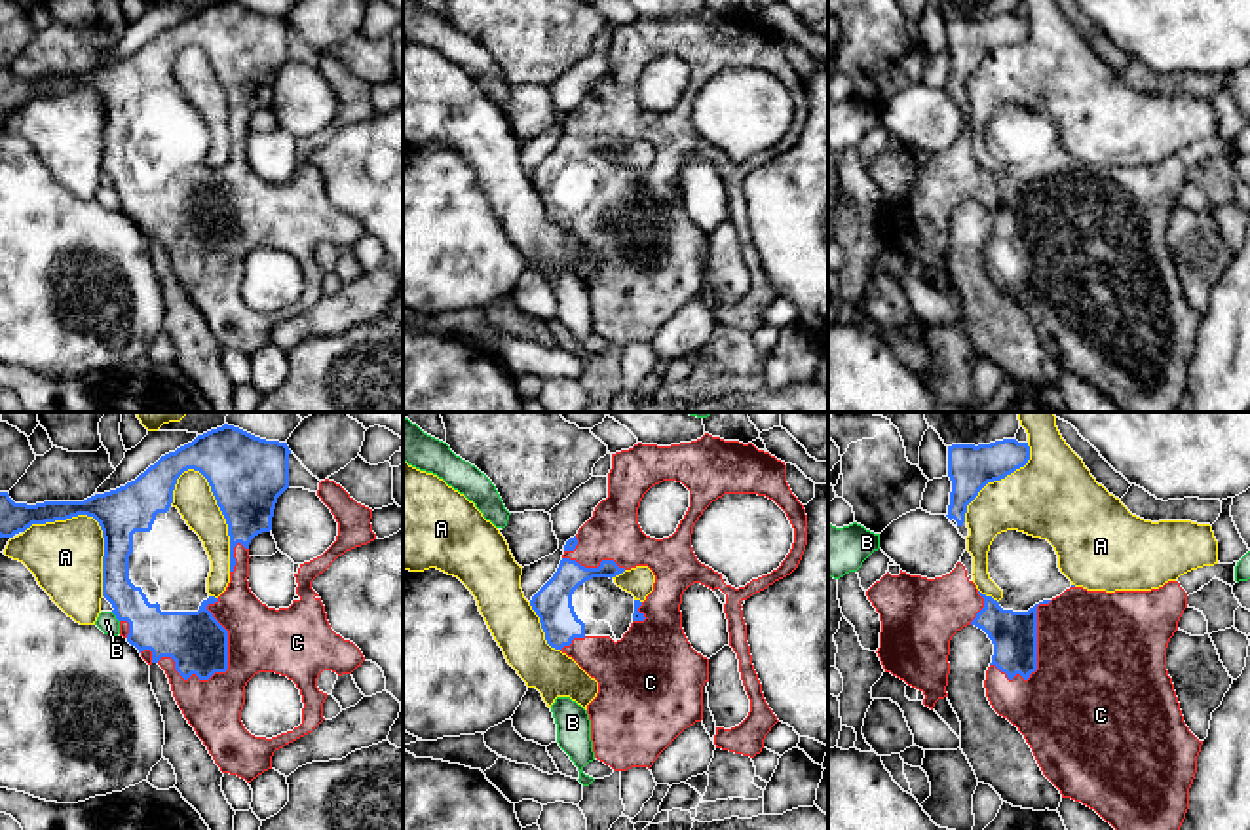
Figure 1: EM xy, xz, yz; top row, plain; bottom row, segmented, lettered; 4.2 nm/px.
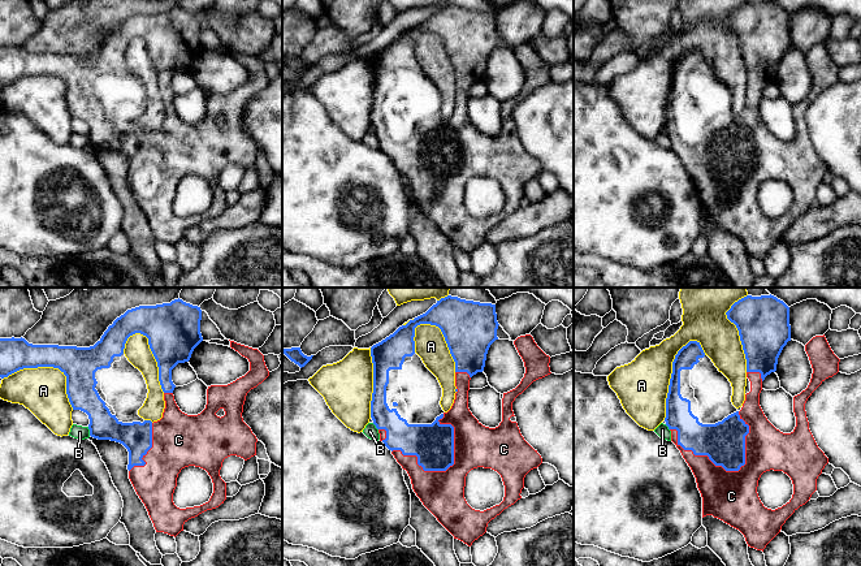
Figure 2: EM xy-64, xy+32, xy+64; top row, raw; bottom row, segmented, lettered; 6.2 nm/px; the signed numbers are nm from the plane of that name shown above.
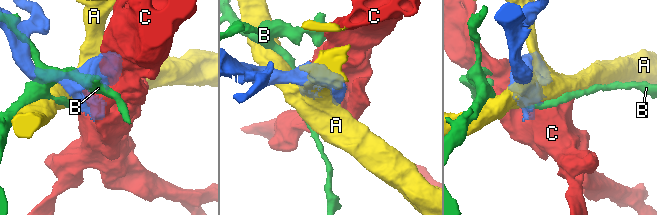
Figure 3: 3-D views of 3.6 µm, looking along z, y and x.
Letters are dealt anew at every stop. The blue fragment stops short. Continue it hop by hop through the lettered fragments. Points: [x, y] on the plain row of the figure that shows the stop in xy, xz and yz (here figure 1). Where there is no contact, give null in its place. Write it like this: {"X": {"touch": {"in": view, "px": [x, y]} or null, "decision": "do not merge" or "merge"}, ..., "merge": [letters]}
{"A": {"touch": {"in": "xy", "px": [97, 95]}, "decision": "do not merge"}, "B": {"touch": {"in": "xy", "px": [116, 192]}, "decision": "do not merge"}, "C": {"touch": {"in": "xy", "px": [225, 245]}, "decision": "merge"}, "merge": ["C"]}

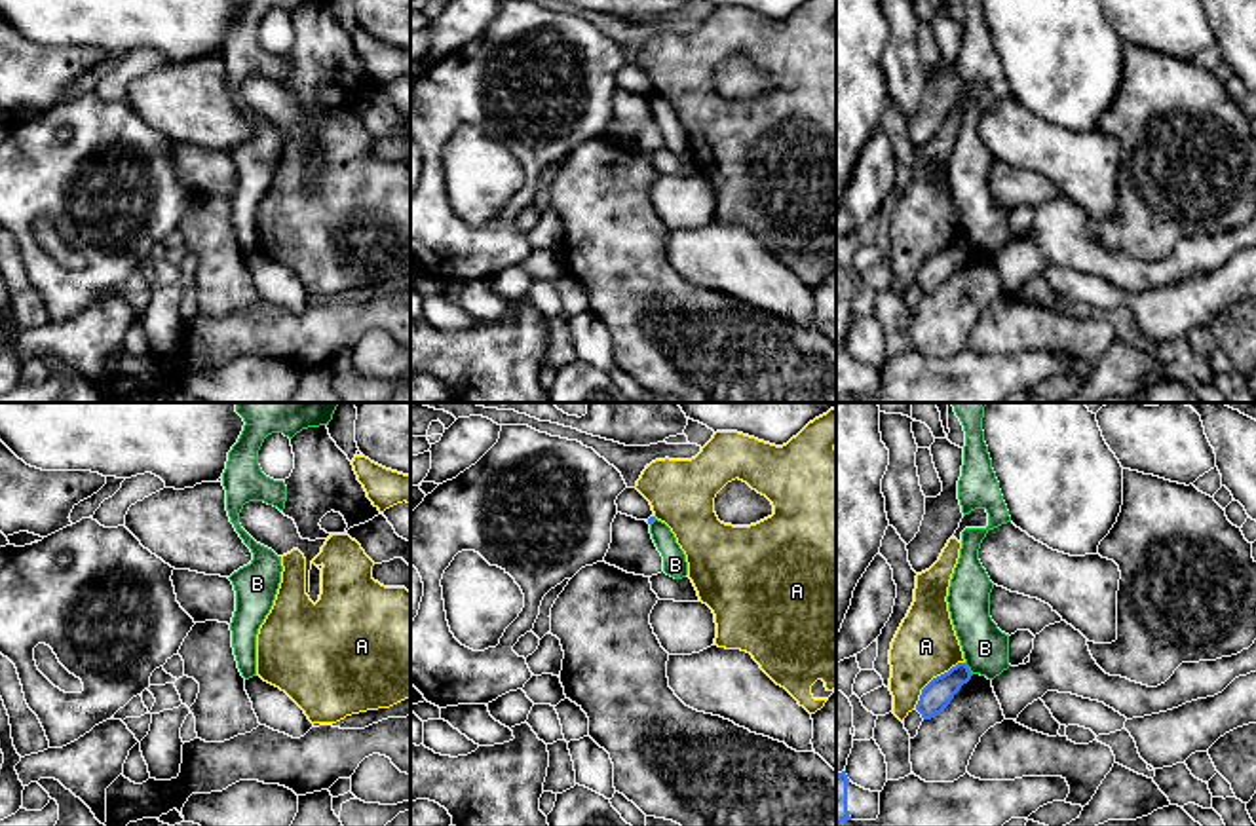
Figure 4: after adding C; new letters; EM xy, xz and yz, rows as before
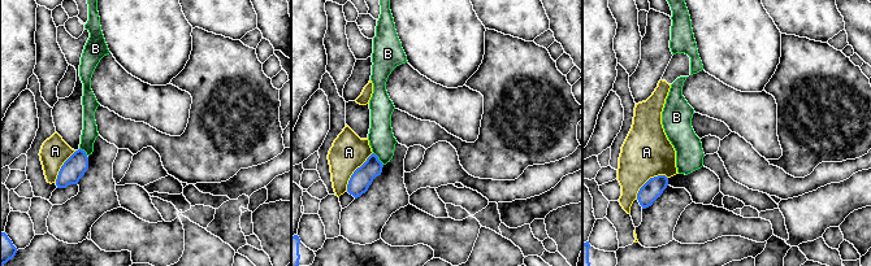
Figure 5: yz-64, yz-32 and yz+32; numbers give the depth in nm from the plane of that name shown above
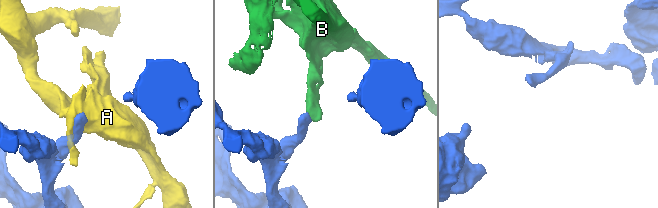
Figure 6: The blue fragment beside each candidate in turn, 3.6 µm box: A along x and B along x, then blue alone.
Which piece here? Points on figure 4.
{"A": {"touch": {"in": "yz", "px": [933, 253]}, "decision": "do not merge"}, "B": {"touch": {"in": "yz", "px": [968, 244]}, "decision": "do not merge"}, "merge": []}

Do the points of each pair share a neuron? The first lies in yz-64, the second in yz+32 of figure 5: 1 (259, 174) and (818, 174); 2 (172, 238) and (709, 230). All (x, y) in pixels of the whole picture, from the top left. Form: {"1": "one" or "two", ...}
{"1": "one", "2": "one"}

